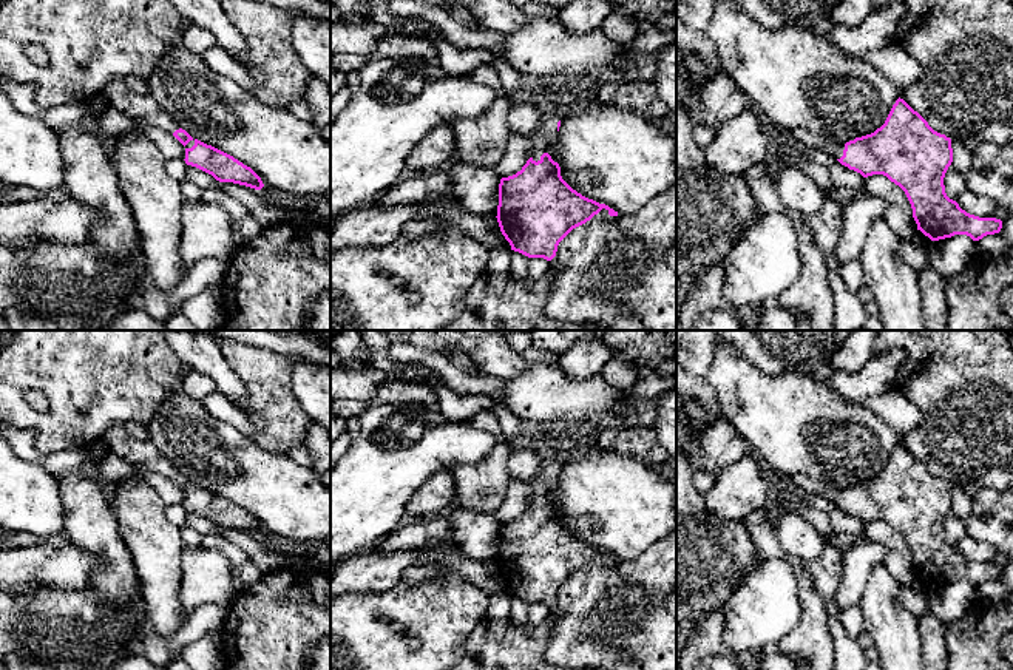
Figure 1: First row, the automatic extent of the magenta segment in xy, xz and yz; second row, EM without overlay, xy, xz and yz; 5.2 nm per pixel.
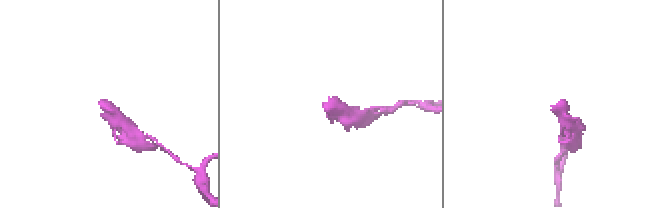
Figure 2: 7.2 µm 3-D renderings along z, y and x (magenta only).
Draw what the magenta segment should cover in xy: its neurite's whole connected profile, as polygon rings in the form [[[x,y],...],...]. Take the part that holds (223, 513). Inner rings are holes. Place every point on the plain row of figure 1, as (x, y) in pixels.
[[[179,474],[173,482],[185,492],[184,506],[212,520],[219,528],[233,528],[255,536],[264,533],[261,523],[233,502],[193,485],[185,475]]]

